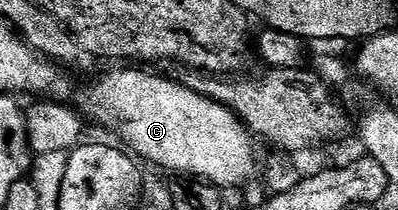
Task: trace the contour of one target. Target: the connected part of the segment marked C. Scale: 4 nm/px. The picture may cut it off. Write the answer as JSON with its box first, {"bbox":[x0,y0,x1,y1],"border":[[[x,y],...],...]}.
{"bbox":[77,68,255,188],"border":[[[135,68],[139,70],[115,70],[112,74],[107,74],[104,78],[99,79],[95,87],[87,86],[79,94],[79,103],[77,103],[78,109],[81,111],[84,119],[90,120],[91,117],[95,117],[97,121],[103,126],[108,126],[121,141],[122,145],[126,147],[128,151],[136,159],[142,160],[144,163],[153,162],[155,165],[160,166],[163,170],[172,170],[175,176],[186,176],[191,180],[198,180],[200,182],[206,182],[212,186],[218,186],[220,188],[228,188],[227,186],[243,186],[251,177],[255,174],[255,146],[253,141],[253,135],[250,130],[247,129],[245,123],[228,106],[223,106],[219,102],[213,101],[211,98],[206,98],[203,94],[193,92],[189,87],[183,85],[182,81],[175,80],[170,82],[167,78],[162,78],[159,74],[150,74],[150,69],[147,68]]]}

